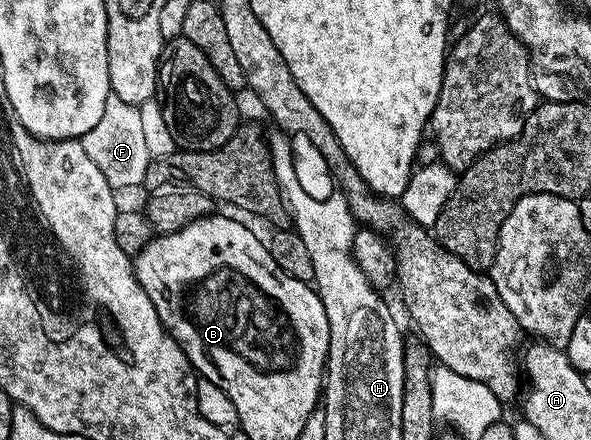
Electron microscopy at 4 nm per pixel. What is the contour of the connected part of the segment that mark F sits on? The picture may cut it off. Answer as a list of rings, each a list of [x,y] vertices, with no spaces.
[[[110,94],[107,97],[107,105],[103,105],[103,117],[99,117],[95,129],[81,136],[79,141],[83,149],[87,149],[87,157],[91,157],[95,165],[99,165],[99,173],[107,177],[114,189],[140,188],[144,184],[150,157],[143,137],[138,104],[119,101],[119,97]]]

